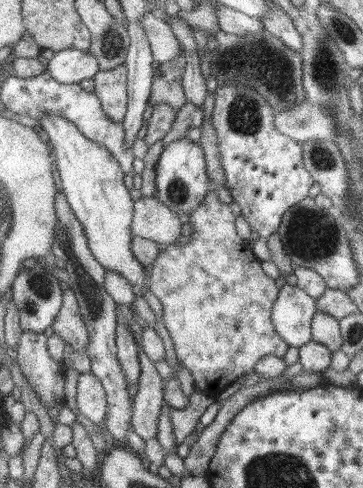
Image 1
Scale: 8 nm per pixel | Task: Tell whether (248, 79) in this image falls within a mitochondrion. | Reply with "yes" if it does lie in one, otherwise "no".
yes

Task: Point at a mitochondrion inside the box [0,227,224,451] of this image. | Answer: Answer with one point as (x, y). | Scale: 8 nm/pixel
(40, 289)

